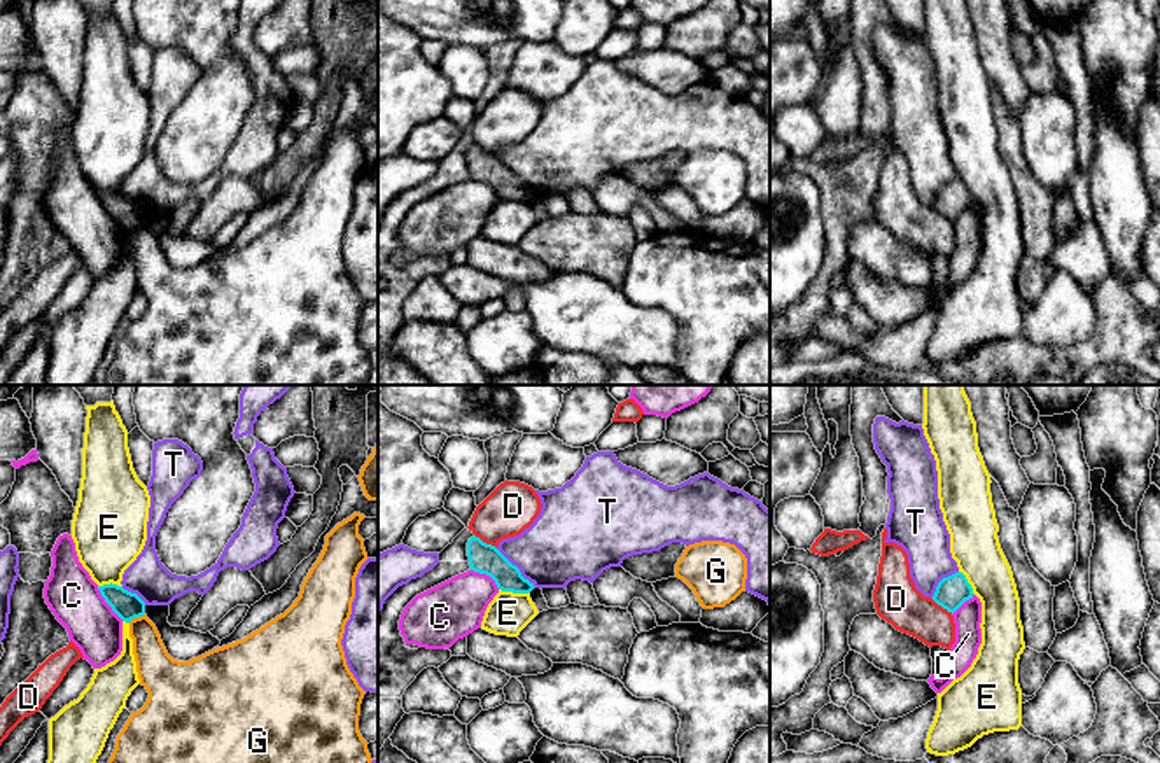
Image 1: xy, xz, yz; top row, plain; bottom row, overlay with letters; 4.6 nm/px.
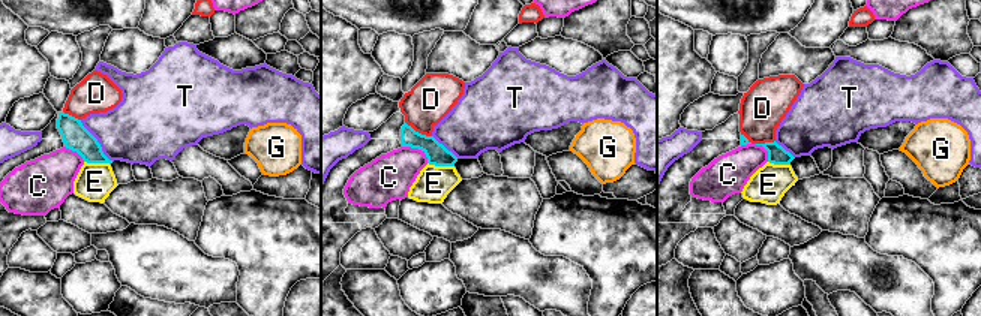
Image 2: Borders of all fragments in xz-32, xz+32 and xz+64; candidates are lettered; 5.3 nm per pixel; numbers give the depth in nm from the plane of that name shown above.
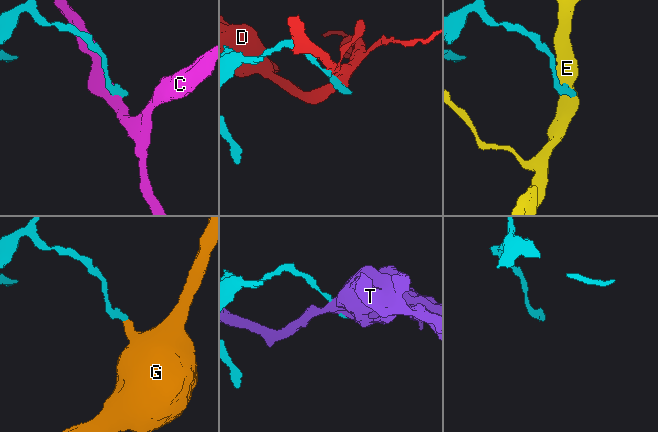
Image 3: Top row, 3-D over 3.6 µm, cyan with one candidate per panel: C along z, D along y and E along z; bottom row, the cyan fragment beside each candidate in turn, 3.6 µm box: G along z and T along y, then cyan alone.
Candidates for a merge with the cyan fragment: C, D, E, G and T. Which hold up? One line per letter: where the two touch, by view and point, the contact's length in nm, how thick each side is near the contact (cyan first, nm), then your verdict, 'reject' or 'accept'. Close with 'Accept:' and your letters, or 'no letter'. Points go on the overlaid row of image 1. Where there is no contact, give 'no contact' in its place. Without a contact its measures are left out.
C: xy (107, 602) | 200 nm | 130/240 nm | reject
D: xz (485, 543) | 120 nm | 140/240 nm | reject
E: xz (515, 592) | 150 nm | 140/190 nm | reject
G: xy (135, 616) | 90 nm | 130/170 nm | reject
T: xz (517, 567) | 260 nm | 140/340 nm | reject
Accept: no letter

